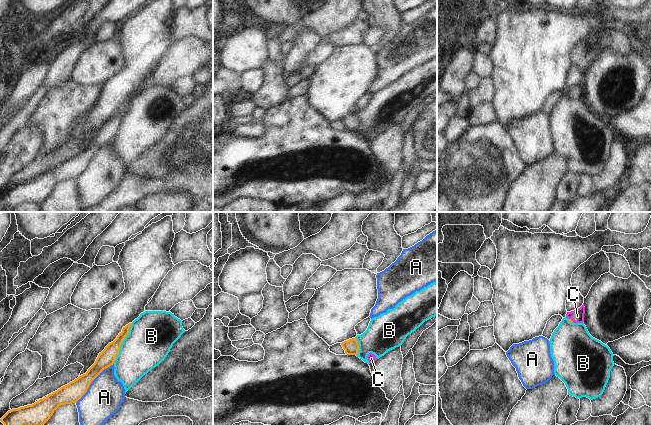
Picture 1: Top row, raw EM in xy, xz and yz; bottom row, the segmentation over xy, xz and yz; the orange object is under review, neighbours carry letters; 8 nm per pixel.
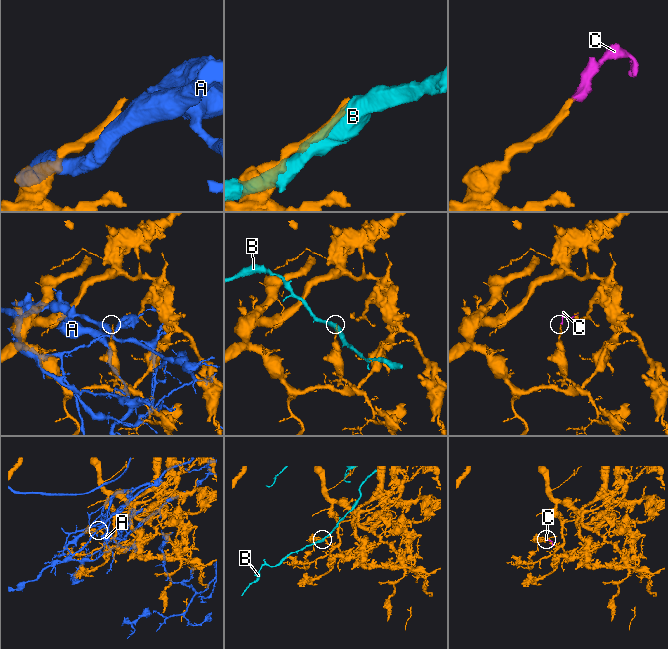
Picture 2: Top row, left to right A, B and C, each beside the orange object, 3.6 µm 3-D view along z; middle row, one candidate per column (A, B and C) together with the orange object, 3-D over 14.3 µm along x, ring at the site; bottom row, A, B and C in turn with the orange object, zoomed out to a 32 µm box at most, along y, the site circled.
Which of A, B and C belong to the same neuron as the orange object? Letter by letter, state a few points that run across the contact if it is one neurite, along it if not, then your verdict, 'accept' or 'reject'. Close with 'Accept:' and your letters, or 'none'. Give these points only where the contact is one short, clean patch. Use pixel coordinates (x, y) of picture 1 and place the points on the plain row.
A: reject
B: reject
C: line yz (570, 96), (571, 96), (577, 92); accept
Accept: C

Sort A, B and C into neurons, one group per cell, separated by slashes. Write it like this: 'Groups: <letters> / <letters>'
Groups: A / B / C.

